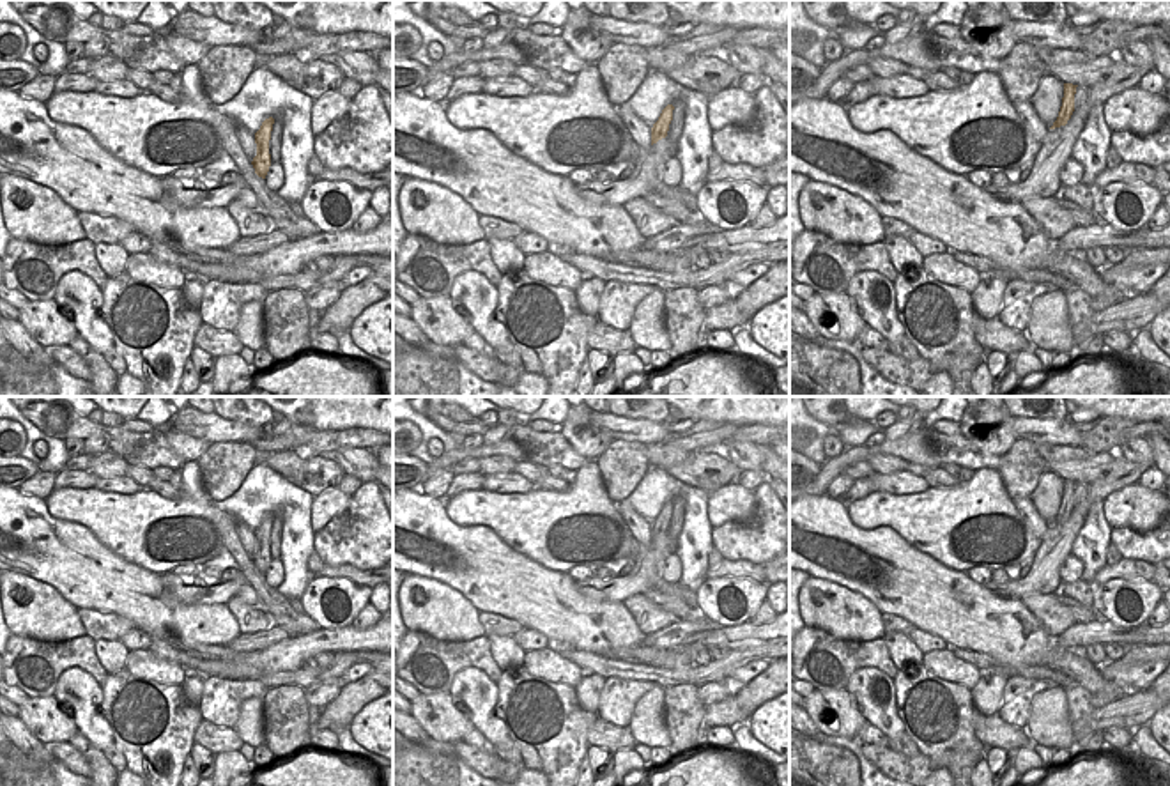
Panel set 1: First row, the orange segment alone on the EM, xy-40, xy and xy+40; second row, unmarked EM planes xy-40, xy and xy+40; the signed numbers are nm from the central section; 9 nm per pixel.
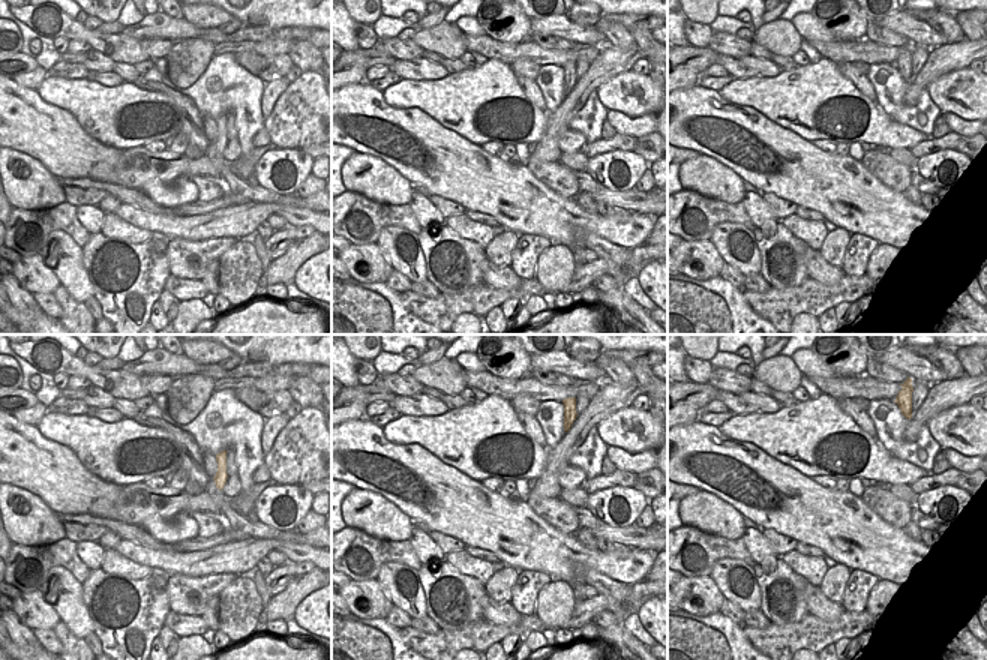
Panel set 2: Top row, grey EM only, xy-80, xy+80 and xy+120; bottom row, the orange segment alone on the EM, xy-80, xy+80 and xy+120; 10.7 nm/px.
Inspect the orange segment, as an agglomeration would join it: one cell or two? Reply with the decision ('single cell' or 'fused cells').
fused cells

